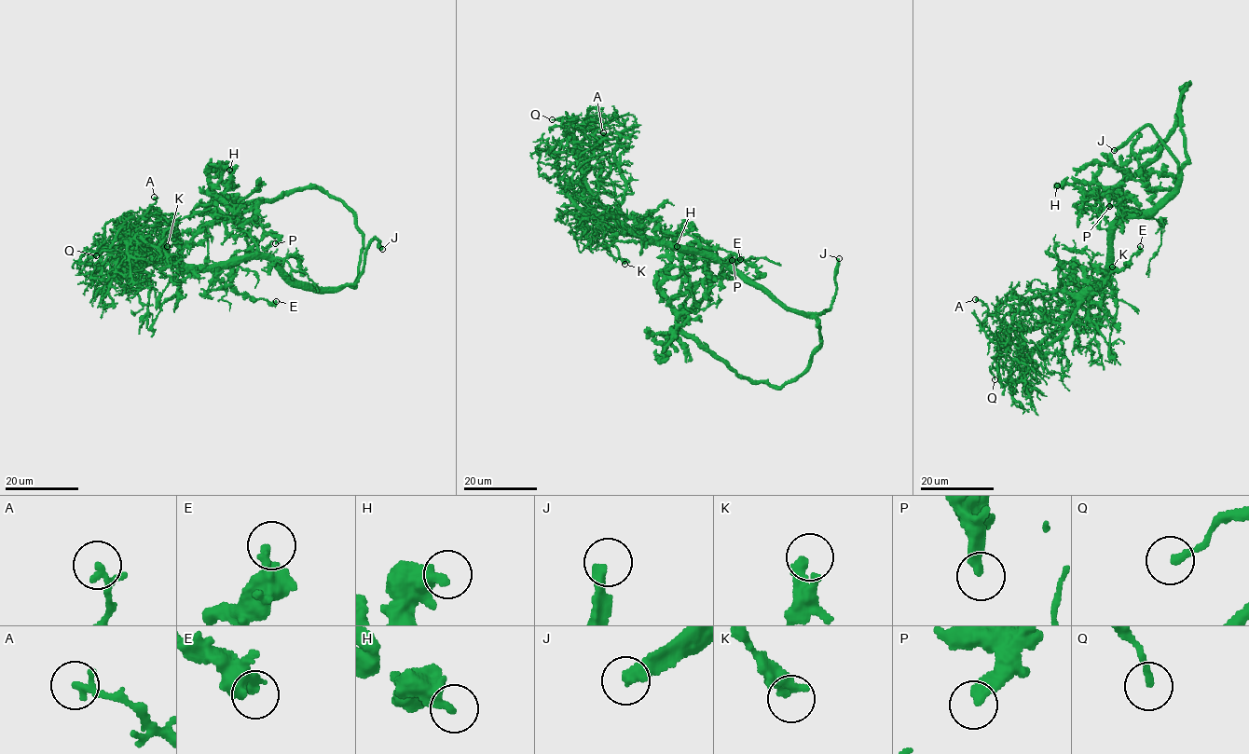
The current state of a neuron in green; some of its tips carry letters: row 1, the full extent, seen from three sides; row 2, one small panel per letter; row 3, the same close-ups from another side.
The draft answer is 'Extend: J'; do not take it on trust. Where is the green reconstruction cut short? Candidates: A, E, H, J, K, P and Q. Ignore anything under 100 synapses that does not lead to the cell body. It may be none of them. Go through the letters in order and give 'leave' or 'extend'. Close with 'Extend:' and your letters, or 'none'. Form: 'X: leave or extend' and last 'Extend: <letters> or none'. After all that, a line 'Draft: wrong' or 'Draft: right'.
A: leave
E: leave
H: leave
J: extend
K: leave
P: leave
Q: leave
Extend: J
Draft: right

